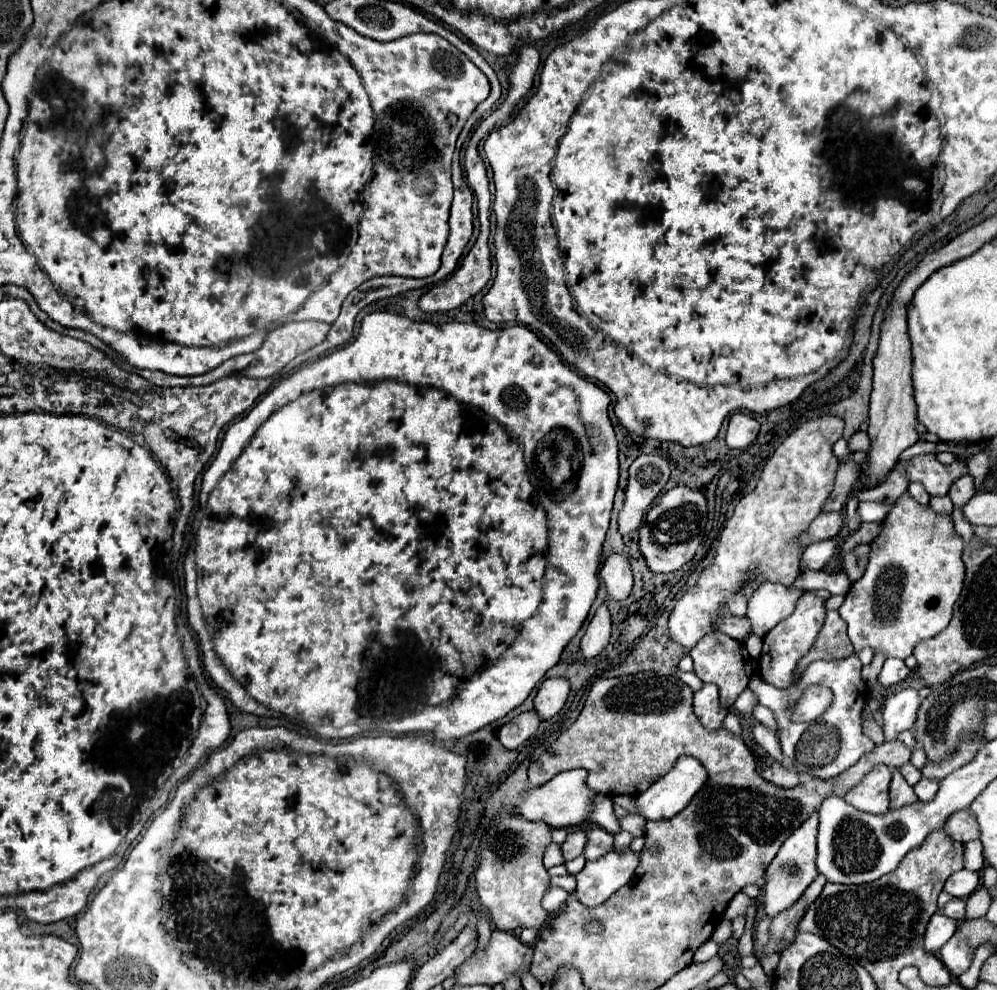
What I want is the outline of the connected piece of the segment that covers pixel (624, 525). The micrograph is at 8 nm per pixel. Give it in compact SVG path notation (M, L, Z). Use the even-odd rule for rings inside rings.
M642 454L630 466L626 502L620 512L620 534L628 536L644 524L644 514L652 508L670 478L670 466L662 456Z

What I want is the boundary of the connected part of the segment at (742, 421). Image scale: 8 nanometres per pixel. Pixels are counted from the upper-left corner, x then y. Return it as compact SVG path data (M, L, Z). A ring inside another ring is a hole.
M736 412L728 422L726 444L730 448L748 448L756 440L758 430L760 430L760 424L752 416Z

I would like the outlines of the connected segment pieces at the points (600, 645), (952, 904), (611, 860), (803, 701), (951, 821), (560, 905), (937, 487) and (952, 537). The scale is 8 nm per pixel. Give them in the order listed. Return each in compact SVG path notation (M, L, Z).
M602 604L594 618L590 620L582 640L580 640L580 654L590 660L590 658L596 658L610 642L610 612L608 612L608 606Z
M952 898L944 908L938 910L940 914L944 916L950 916L950 918L956 918L956 920L964 920L966 916L966 902L960 900L960 898Z
M612 850L600 860L586 862L586 866L576 874L578 902L590 908L604 904L618 888L630 882L636 866L638 854L632 850L624 852L622 856Z
M806 688L800 700L792 706L794 722L812 722L818 720L832 704L832 690L828 688Z
M958 810L956 814L952 814L952 818L948 818L948 822L944 824L944 830L948 834L952 834L952 838L956 838L958 842L968 842L968 840L980 838L978 822L970 810Z
M554 886L548 890L548 894L542 900L542 906L552 914L562 912L566 908L566 904L568 904L568 892L562 888L554 888Z
M924 454L908 460L904 474L910 482L920 482L930 496L946 496L952 482L968 474L968 466L964 460L956 460L954 464L944 466L936 460L934 454Z
M908 494L902 496L882 522L880 534L870 542L870 562L864 576L850 586L850 592L840 606L840 616L848 624L854 652L872 648L886 658L906 660L918 642L942 632L952 618L952 608L964 588L966 568L962 562L962 550L964 542L956 534L950 516L936 514L932 508L918 504Z

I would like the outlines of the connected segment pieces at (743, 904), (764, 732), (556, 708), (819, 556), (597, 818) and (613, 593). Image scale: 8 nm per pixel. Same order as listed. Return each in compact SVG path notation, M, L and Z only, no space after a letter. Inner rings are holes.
M738 892L732 900L730 900L730 904L728 904L728 910L726 910L726 918L736 918L736 914L744 914L746 912L746 908L752 904L752 900L744 894L744 892Z
M754 726L752 728L752 736L774 760L784 762L784 756L782 756L782 750L780 750L780 742L778 742L778 738L776 738L776 734L772 730L768 730L766 726Z
M564 678L544 680L534 698L534 712L540 716L540 720L554 718L566 704L568 692L570 692L570 684Z
M834 538L810 544L802 556L802 566L800 566L802 572L804 570L822 570L830 562L834 552L836 552L836 540Z
M598 796L598 798L596 798L596 802L594 802L594 806L592 806L590 820L594 820L596 824L600 824L600 826L602 826L604 830L608 830L610 834L618 834L618 832L622 830L618 818L614 816L610 796Z
M610 554L600 568L600 578L606 584L608 598L622 602L630 596L632 590L632 570L626 558L620 554Z

